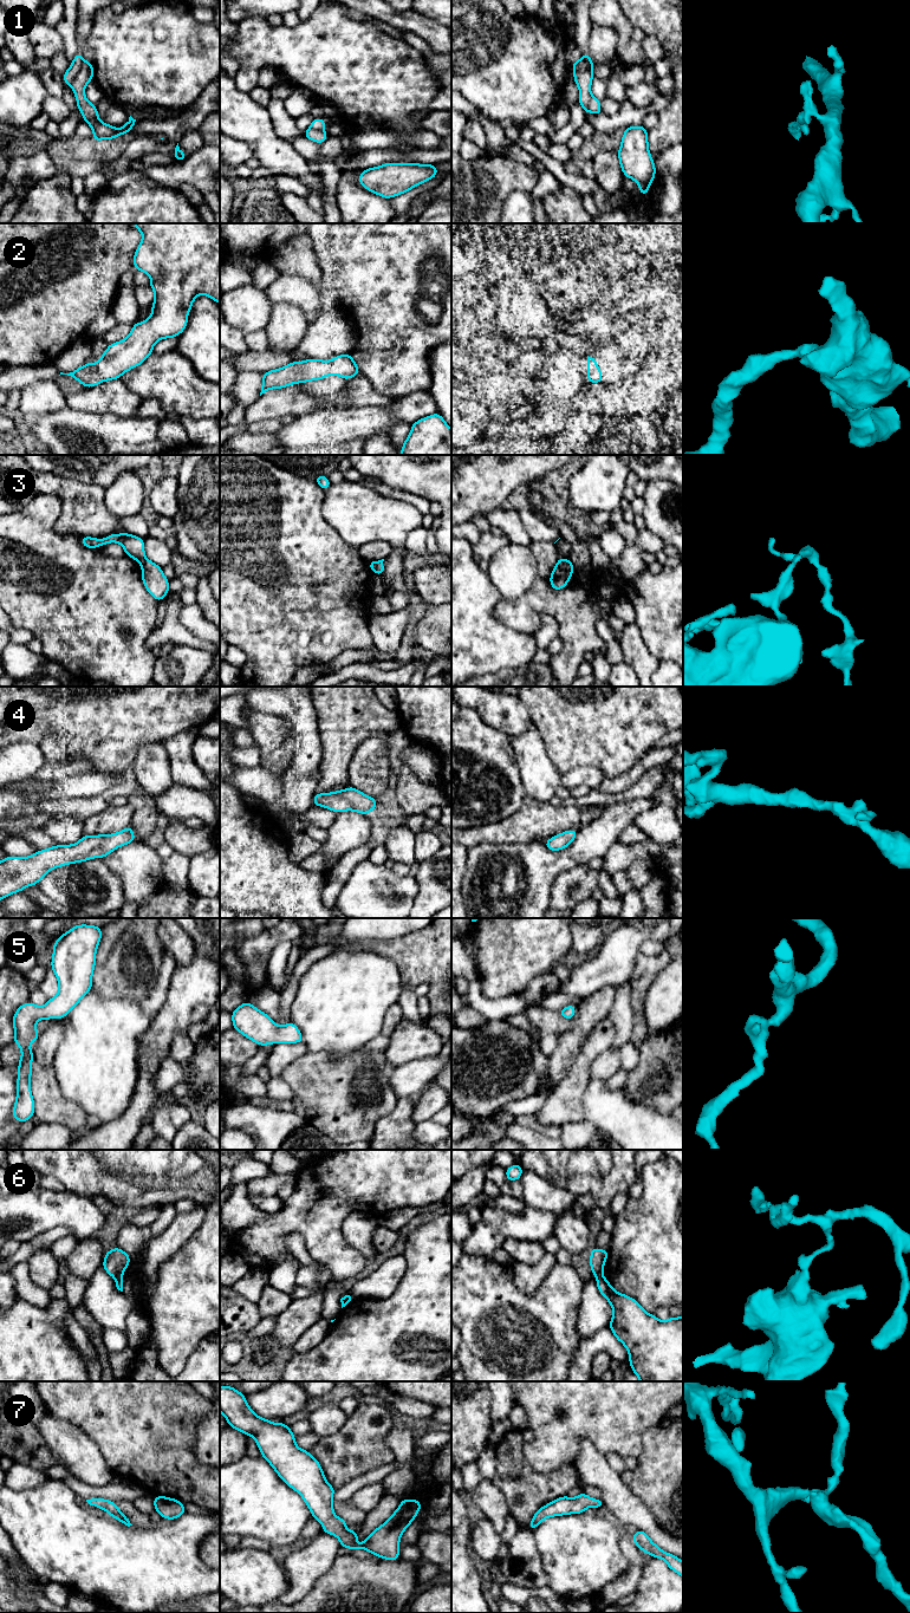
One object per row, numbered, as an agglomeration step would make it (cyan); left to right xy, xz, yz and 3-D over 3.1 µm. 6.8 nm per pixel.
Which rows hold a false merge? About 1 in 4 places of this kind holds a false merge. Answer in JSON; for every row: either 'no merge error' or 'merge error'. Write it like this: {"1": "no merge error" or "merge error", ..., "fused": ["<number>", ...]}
{"1": "merge error", "2": "no merge error", "3": "merge error", "4": "no merge error", "5": "no merge error", "6": "merge error", "7": "no merge error", "fused": ["1", "3", "6"]}

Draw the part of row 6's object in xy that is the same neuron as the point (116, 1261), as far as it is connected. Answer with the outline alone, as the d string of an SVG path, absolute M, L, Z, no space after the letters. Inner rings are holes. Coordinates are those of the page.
M113 1248L105 1253L103 1268L111 1276L122 1275L128 1268L131 1257L122 1249Z

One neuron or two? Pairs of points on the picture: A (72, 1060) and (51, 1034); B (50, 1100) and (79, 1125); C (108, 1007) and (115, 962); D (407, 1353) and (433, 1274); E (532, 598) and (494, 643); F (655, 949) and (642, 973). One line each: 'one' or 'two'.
A: two
B: one
C: two
D: one
E: two
F: two

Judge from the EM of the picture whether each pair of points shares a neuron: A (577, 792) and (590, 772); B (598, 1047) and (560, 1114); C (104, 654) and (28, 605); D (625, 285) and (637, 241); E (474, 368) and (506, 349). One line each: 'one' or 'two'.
A: two
B: one
C: one
D: two
E: one

